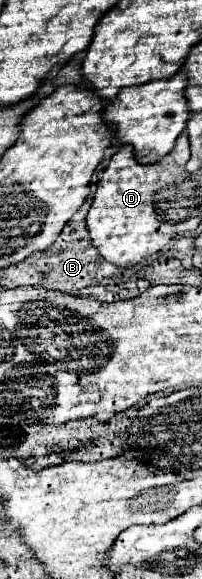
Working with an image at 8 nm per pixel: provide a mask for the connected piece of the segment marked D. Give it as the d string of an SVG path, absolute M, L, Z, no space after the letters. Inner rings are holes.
M122 146L110 158L86 216L92 244L106 262L118 268L134 266L140 260L156 254L170 238L180 236L184 226L180 226L180 222L168 222L168 218L160 218L160 210L156 210L156 188L164 178L176 178L180 172L184 172L184 166L172 162L170 158L150 166L138 164L130 146Z

